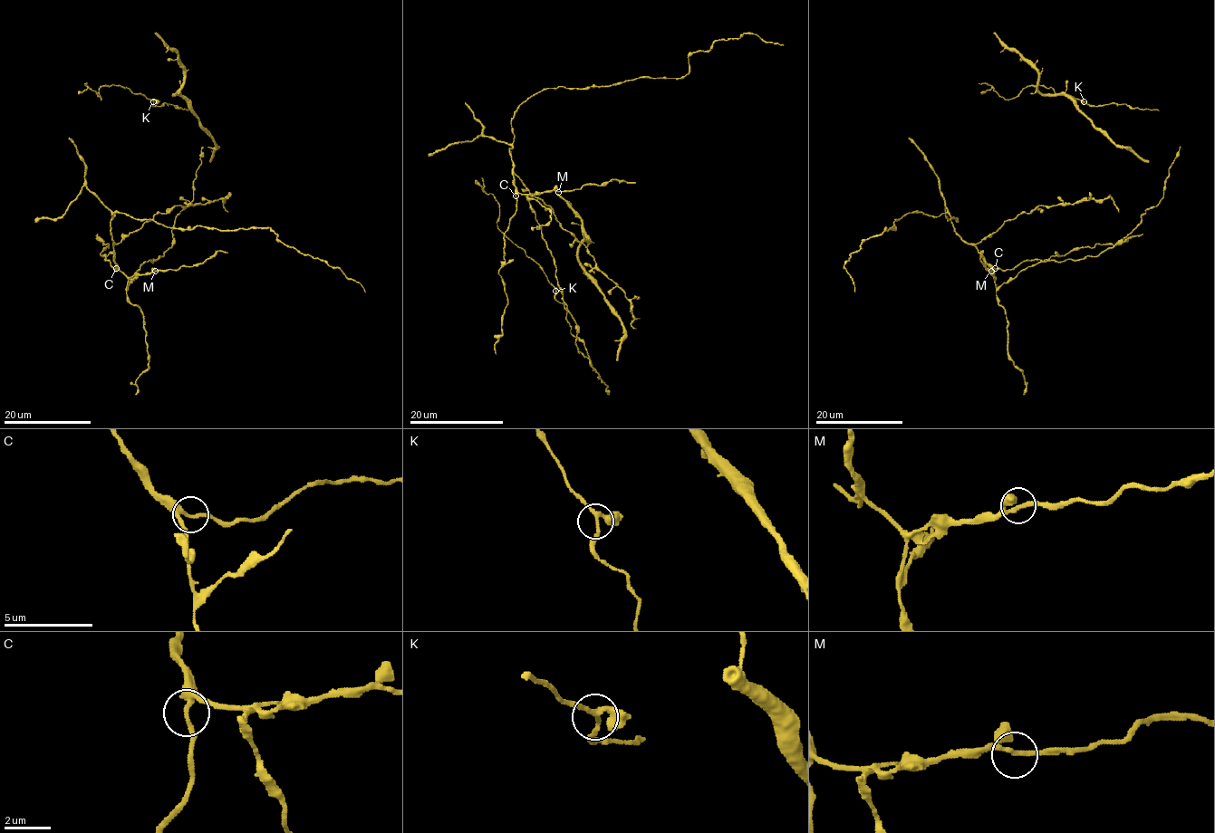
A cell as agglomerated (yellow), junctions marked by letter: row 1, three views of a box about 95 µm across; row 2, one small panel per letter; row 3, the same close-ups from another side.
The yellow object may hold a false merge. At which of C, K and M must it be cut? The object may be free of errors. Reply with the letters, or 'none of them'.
none of them

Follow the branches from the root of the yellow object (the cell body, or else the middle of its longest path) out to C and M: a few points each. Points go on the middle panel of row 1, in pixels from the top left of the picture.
C: (548, 248), (527, 199), (528, 196), (519, 193), (515, 196)
M: (548, 248), (527, 196), (557, 192)

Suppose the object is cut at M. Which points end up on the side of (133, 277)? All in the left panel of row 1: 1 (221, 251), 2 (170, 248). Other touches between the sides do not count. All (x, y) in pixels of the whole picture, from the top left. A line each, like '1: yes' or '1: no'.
1: no
2: yes

